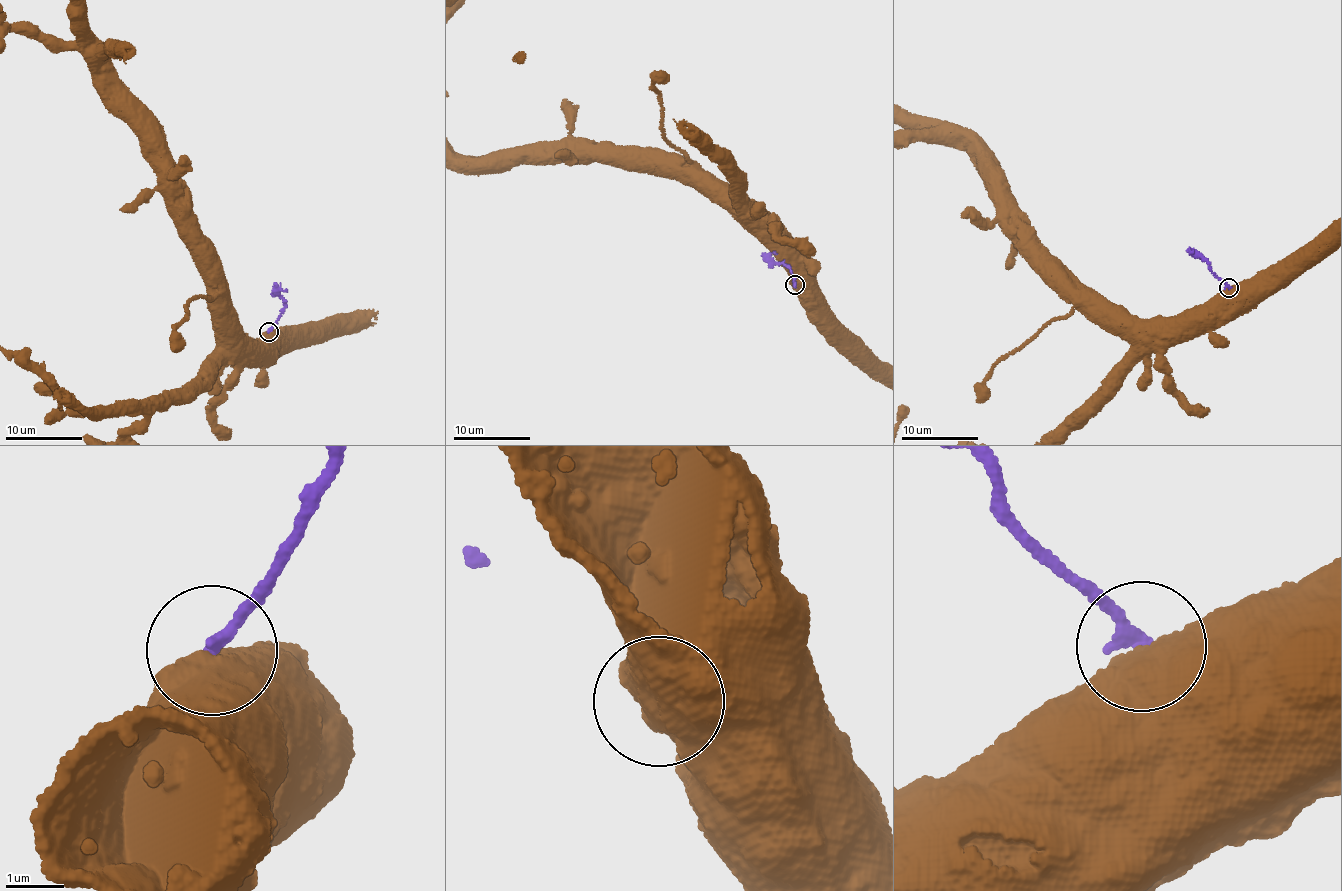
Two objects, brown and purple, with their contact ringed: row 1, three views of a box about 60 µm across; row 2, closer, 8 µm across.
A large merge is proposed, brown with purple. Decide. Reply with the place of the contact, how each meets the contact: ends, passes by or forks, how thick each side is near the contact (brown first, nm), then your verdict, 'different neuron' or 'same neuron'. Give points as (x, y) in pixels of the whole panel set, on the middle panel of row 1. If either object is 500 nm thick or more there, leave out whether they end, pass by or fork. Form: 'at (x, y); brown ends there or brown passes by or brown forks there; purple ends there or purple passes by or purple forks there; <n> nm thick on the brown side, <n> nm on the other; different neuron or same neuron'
at (795, 285); 900 nm thick on the brown side, 240 nm on the other; different neuron

